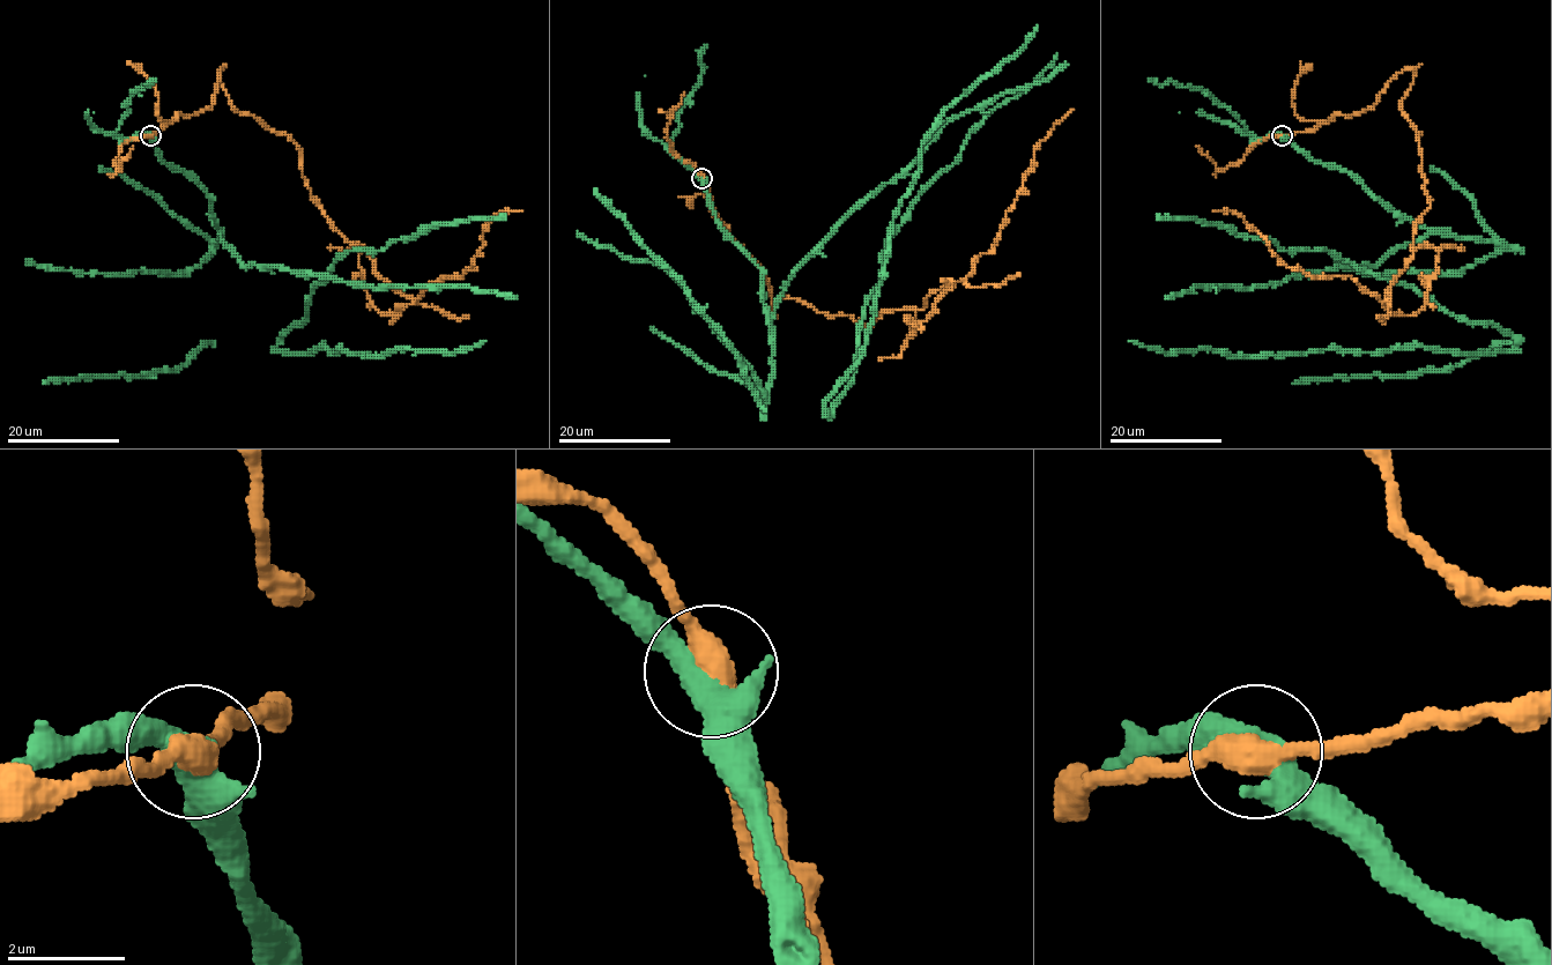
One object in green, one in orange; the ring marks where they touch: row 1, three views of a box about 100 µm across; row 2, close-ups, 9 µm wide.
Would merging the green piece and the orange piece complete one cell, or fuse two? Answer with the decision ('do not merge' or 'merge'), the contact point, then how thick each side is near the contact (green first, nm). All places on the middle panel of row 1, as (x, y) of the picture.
merge; place (702, 178); calibres 360 and 400 nm

